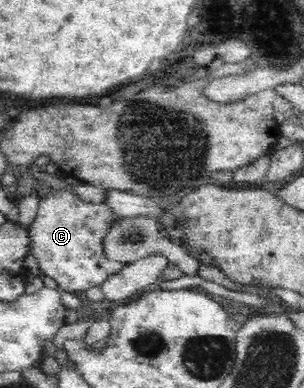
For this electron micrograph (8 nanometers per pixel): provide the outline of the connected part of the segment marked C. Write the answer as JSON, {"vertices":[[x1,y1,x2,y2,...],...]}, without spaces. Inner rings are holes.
{"vertices":[[71,189,55,191,45,199,41,197,36,218,26,227,30,253,38,260,41,272,55,280,61,291,86,291,102,286,109,276,119,273,125,266,110,261,103,252,103,236,117,218,105,202,85,203,71,193]]}

